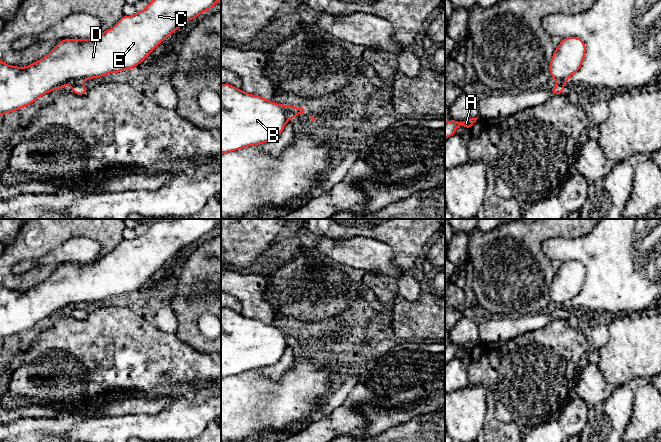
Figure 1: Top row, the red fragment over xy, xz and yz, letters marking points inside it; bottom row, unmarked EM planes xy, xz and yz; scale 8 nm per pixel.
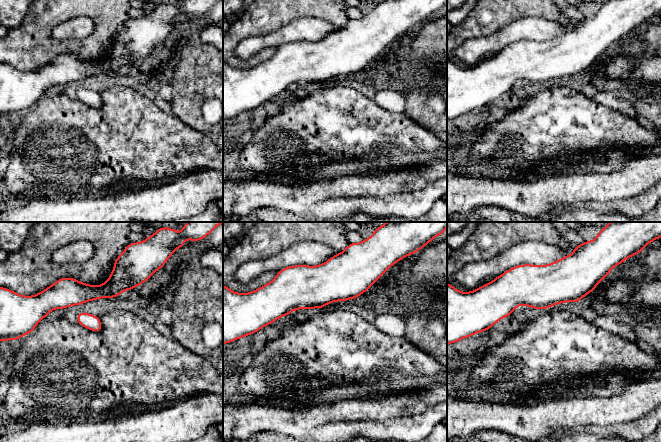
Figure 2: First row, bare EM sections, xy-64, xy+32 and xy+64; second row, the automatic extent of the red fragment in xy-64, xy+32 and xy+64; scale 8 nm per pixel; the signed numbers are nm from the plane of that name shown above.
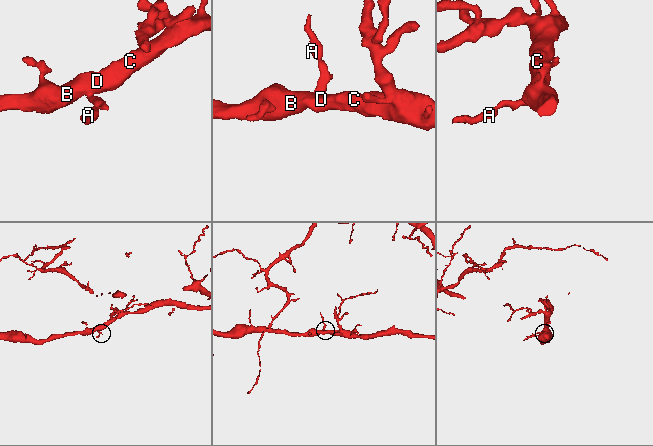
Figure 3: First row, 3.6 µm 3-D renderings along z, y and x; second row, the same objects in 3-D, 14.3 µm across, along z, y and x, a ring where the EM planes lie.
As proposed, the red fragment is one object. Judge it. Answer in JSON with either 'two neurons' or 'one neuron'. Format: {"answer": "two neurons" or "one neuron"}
{"answer": "two neurons"}

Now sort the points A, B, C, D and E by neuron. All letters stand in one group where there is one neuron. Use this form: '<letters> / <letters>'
A / B C D E

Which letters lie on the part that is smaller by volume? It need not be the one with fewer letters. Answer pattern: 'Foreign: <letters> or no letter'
Foreign: A

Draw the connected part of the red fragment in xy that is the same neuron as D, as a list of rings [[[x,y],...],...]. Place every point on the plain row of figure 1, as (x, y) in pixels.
[[[160,219],[150,225],[144,234],[132,240],[123,239],[117,248],[92,263],[60,264],[46,280],[26,291],[10,290],[0,283],[0,340],[28,330],[44,318],[62,313],[65,309],[132,293],[169,259],[191,243],[214,231],[220,223],[221,219]]]

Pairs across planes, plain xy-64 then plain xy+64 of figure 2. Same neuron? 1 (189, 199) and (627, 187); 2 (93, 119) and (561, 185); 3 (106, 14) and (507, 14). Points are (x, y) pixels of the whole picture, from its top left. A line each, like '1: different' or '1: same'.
1: different
2: different
3: same

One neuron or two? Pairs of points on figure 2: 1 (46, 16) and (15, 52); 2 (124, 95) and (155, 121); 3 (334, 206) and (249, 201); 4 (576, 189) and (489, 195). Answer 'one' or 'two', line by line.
1: one
2: one
3: two
4: one

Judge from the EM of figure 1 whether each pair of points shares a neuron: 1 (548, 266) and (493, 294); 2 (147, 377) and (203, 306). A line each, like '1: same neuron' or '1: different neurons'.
1: same neuron
2: different neurons

